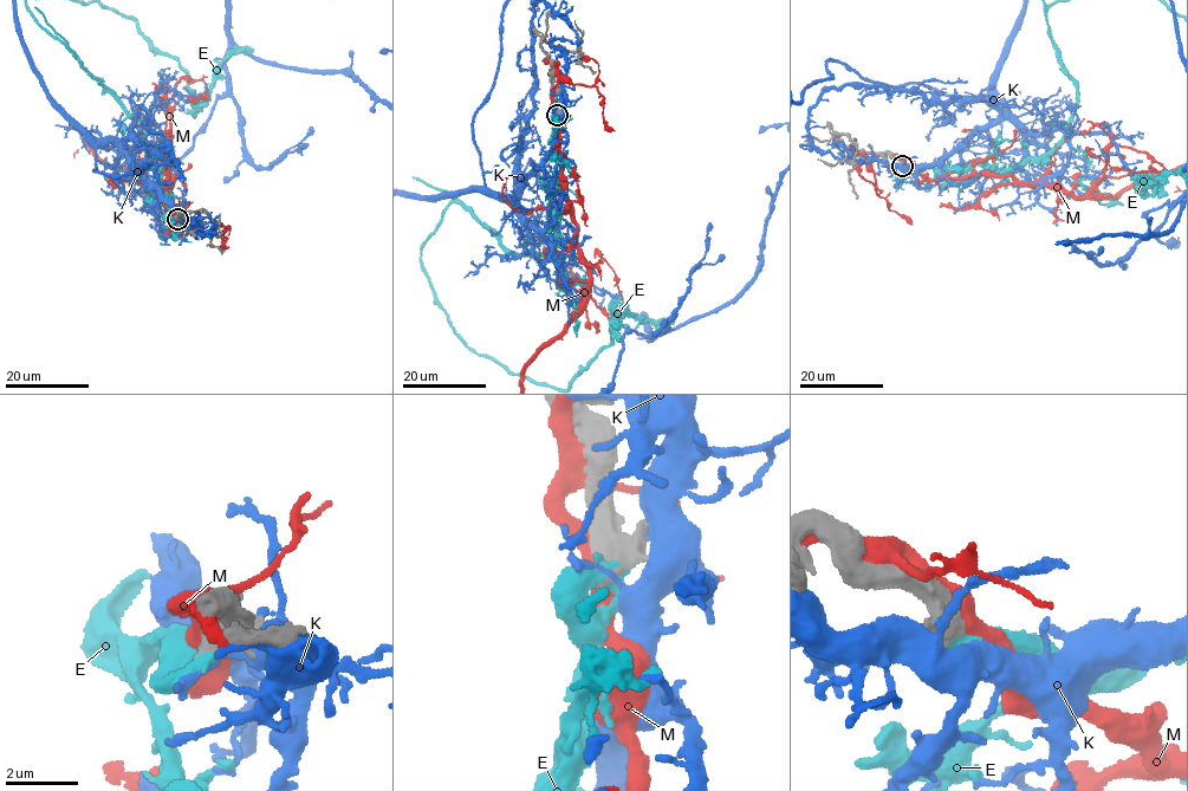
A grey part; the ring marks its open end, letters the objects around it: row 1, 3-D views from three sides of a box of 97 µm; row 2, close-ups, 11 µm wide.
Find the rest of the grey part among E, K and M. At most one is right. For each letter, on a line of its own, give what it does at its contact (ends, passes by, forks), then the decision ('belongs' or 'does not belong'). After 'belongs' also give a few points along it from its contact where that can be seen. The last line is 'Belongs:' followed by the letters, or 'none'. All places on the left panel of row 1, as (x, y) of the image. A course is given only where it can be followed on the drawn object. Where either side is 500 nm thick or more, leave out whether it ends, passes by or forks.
E: it passes by; belongs
K: it passes by; does not belong
M: does not belong
Belongs: E

